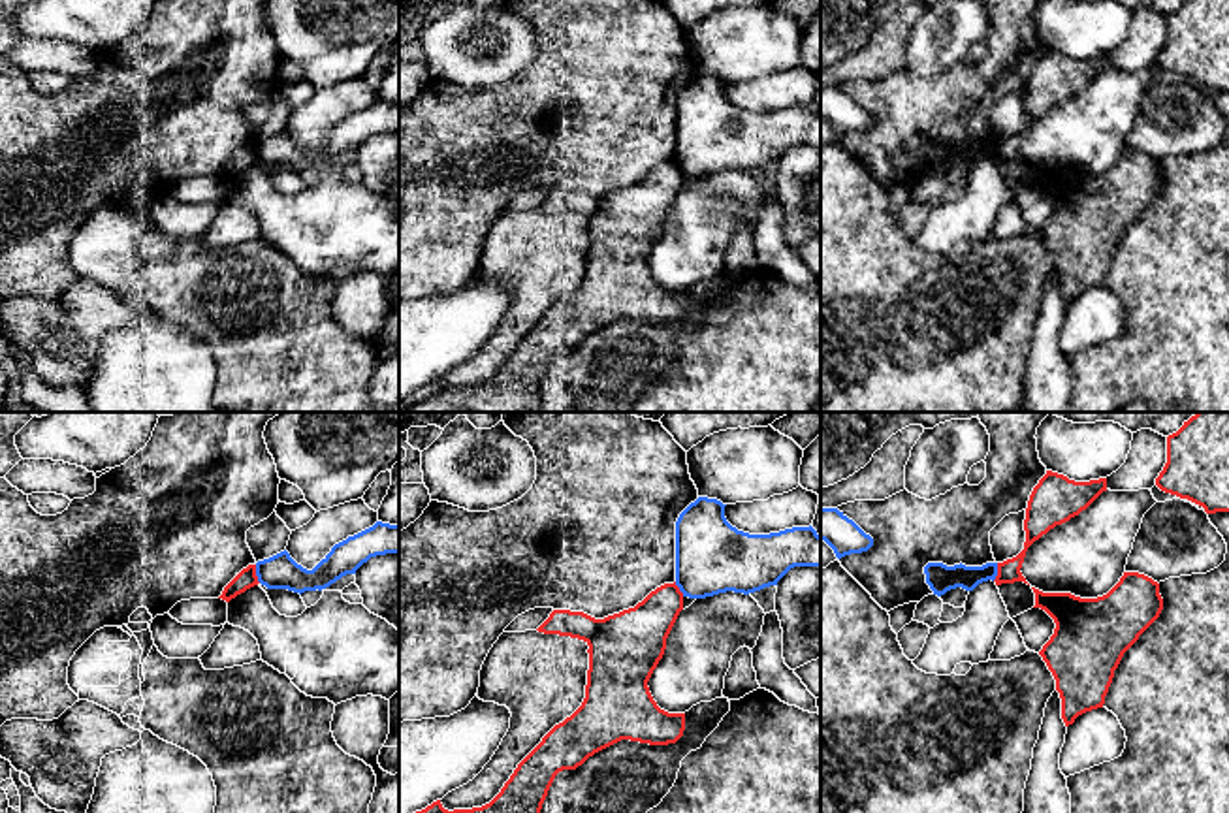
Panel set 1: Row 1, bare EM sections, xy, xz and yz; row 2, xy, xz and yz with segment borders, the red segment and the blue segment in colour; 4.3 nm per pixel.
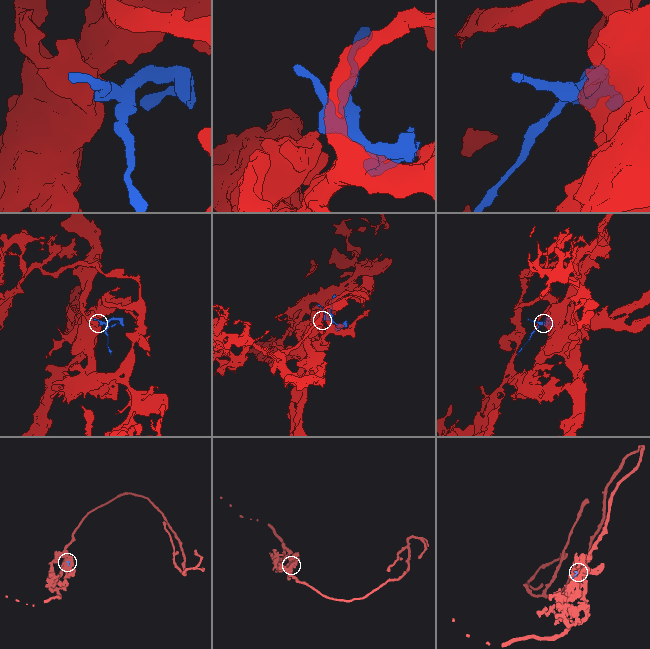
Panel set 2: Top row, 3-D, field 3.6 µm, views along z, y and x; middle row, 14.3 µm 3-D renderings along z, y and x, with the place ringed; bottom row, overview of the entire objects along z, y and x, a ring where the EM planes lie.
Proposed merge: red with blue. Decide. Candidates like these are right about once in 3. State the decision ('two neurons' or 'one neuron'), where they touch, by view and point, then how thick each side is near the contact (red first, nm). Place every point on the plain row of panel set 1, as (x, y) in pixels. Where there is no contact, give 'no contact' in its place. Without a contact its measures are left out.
two neurons | xy (255, 153) | 90/150 nm

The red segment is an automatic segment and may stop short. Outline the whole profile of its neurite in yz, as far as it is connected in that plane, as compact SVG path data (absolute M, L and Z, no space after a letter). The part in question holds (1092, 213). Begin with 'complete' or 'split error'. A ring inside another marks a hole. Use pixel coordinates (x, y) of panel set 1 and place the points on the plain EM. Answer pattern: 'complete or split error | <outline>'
complete | M1124 151L1103 175L1035 171L1035 184L1056 201L1039 233L1056 258L1065 305L1086 290L1103 286L1124 231L1159 196L1159 162L1139 151Z

